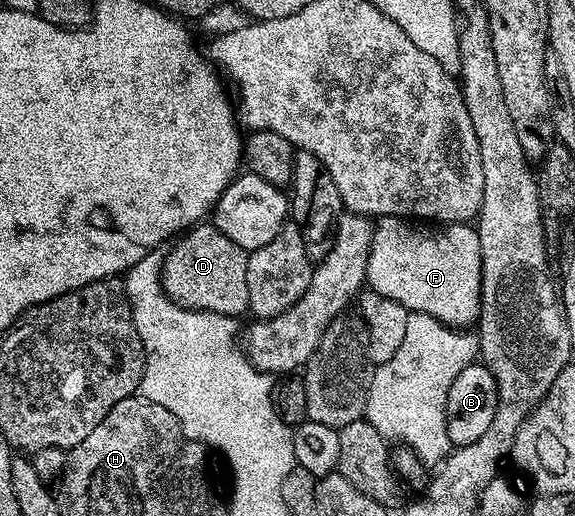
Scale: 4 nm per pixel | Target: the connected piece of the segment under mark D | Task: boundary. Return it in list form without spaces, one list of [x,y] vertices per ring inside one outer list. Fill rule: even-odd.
[[[199,224],[185,231],[170,248],[170,251],[165,251],[162,260],[162,293],[177,306],[189,310],[207,310],[232,319],[249,311],[248,254],[232,244],[224,232],[212,224]]]

